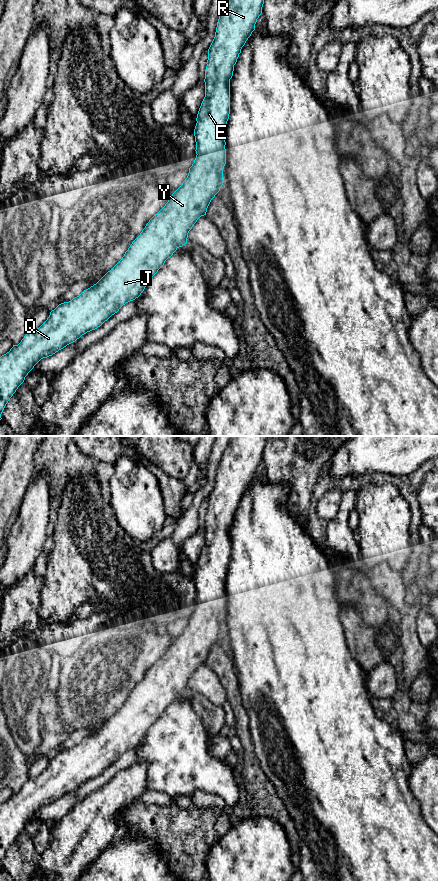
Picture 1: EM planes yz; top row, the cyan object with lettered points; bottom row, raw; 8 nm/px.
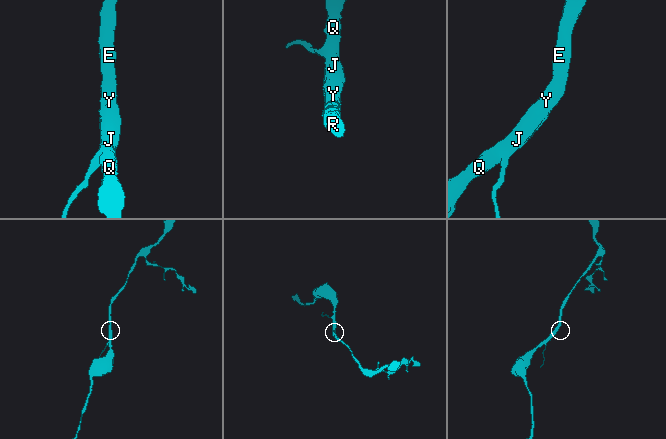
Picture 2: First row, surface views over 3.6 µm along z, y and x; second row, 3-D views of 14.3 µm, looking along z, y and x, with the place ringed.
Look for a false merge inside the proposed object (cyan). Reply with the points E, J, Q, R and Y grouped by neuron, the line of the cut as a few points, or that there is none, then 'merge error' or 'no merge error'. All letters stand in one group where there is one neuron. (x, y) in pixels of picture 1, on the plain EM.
E J Q R Y; no cut; no merge error

